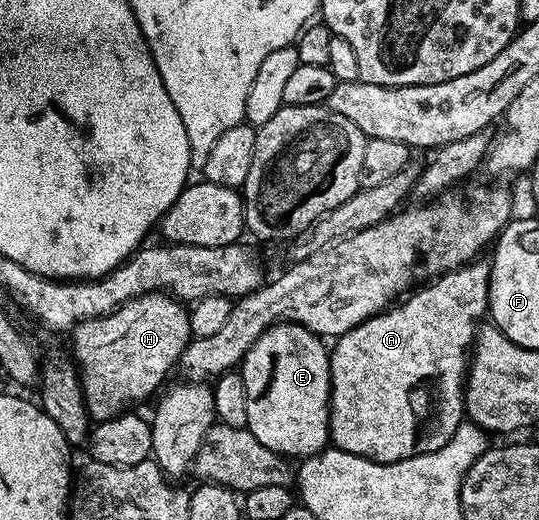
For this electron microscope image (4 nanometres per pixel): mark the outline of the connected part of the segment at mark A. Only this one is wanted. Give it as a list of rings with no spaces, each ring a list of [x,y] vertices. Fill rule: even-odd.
[[[473,260],[466,266],[460,266],[457,270],[449,270],[447,274],[441,274],[431,279],[430,284],[416,288],[421,288],[421,290],[413,289],[399,304],[393,305],[387,310],[381,310],[380,313],[366,319],[362,324],[350,328],[350,332],[335,339],[328,359],[332,373],[328,437],[335,449],[350,452],[354,456],[369,458],[372,462],[401,462],[426,452],[438,452],[438,448],[442,448],[442,444],[446,444],[454,436],[454,432],[466,418],[464,413],[464,383],[466,371],[470,366],[470,351],[476,340],[476,331],[482,322],[480,317],[485,317],[488,314],[488,271],[490,266],[487,261],[480,261]]]

